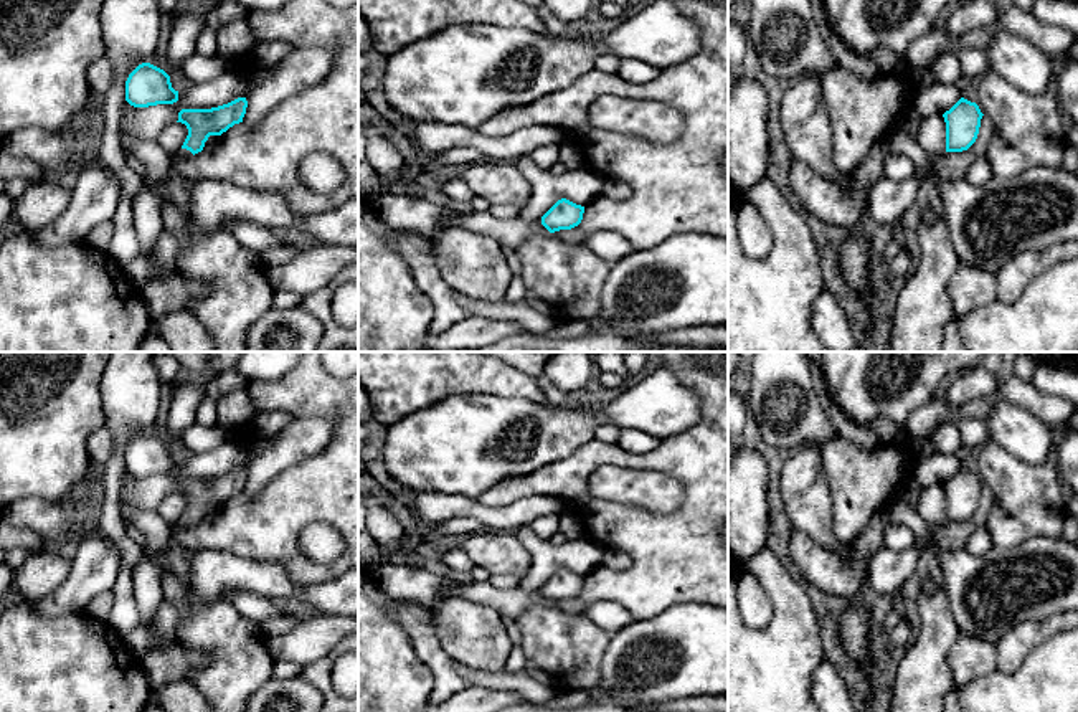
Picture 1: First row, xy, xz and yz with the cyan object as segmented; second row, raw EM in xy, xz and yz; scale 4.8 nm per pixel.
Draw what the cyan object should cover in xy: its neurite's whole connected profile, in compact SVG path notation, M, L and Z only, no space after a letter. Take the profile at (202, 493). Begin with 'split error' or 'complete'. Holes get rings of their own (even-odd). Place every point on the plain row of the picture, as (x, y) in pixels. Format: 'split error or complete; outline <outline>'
split error; outline M238 468L211 479L182 479L177 492L187 496L188 506L175 527L183 529L201 522L210 506L221 506L234 494L243 492L246 477L246 468Z

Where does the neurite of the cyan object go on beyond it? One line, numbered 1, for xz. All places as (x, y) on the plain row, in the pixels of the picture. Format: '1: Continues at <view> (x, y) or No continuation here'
1: No continuation here

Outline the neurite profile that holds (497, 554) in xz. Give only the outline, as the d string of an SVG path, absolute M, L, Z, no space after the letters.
M469 534L451 543L464 550L475 567L487 570L490 575L525 575L532 567L530 552L515 535Z

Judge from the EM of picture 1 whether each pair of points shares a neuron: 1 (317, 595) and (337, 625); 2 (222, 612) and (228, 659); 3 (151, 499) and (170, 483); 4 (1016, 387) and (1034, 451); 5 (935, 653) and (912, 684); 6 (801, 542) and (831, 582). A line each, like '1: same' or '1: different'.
1: different
2: same
3: same
4: different
5: same
6: same

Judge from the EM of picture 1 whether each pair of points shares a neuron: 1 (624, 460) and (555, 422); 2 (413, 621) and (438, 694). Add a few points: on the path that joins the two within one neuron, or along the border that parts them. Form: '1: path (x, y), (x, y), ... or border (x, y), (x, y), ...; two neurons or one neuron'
1: border (593, 438), (557, 461); two neurons
2: path (425, 640), (441, 666), (441, 676); one neuron

